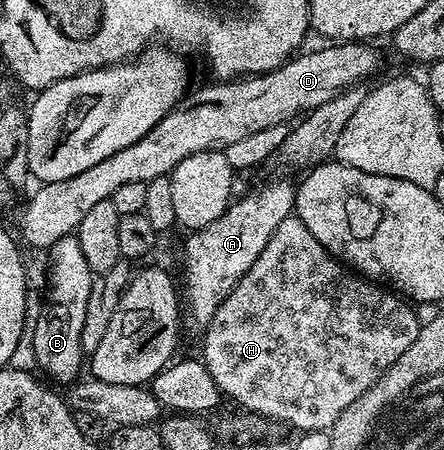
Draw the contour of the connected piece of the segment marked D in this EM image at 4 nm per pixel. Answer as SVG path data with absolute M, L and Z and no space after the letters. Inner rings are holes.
M337 41L325 46L329 47L309 51L306 55L294 54L282 67L276 67L274 71L265 71L262 75L246 75L232 81L213 81L210 87L205 87L202 91L194 90L186 94L177 106L172 107L150 131L143 133L143 137L139 137L135 145L127 145L127 149L119 149L119 153L111 153L111 157L103 157L103 161L83 169L83 173L75 173L75 177L50 178L50 183L43 184L26 201L25 208L21 211L22 237L33 247L48 249L60 238L74 234L79 221L83 221L86 213L94 205L99 205L99 201L112 199L115 189L120 189L123 185L150 183L155 181L155 177L170 176L179 165L179 161L195 153L224 152L231 145L235 145L235 141L243 141L243 137L251 137L251 133L263 133L263 129L292 124L298 118L297 113L300 110L300 113L310 113L346 88L364 84L368 80L367 77L381 63L376 49L365 41Z

